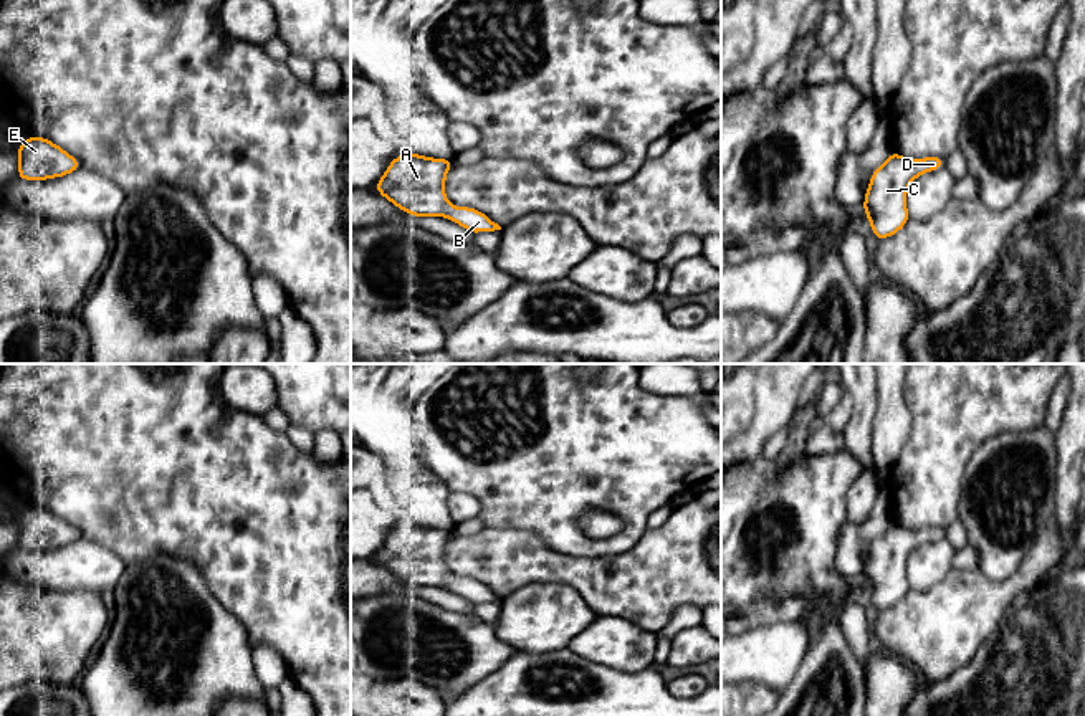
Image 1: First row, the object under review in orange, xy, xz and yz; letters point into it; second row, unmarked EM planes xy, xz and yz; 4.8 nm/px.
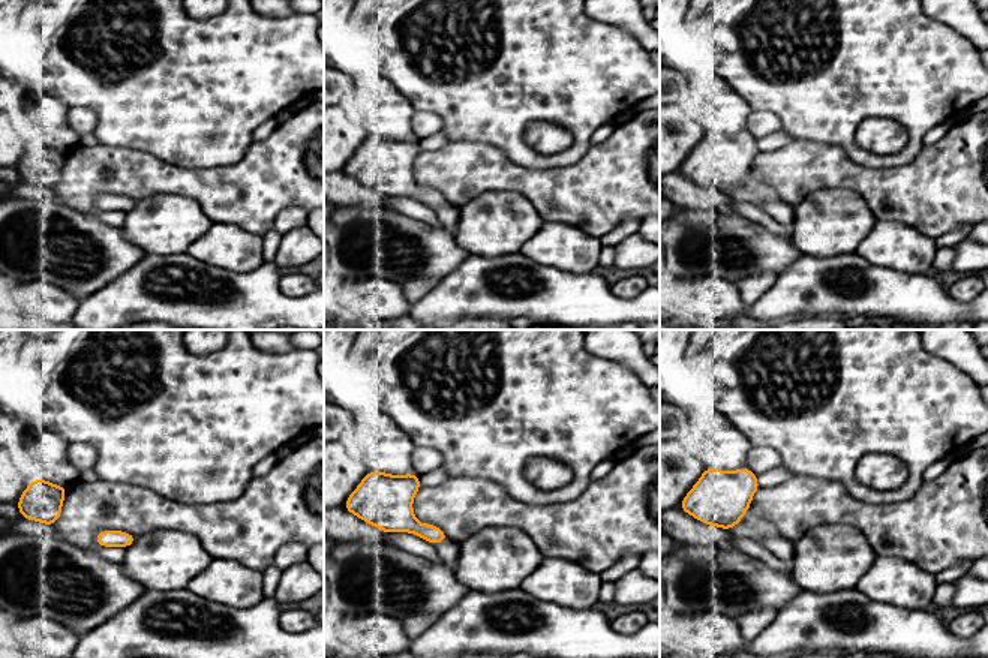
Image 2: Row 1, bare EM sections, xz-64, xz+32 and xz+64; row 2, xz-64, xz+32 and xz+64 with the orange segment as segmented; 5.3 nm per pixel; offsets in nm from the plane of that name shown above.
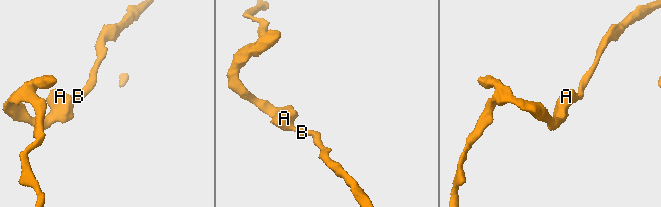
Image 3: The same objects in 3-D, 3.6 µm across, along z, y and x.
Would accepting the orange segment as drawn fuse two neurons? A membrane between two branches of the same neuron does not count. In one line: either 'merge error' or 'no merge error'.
no merge error

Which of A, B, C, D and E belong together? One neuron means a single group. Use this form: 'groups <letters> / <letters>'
groups A B C D E

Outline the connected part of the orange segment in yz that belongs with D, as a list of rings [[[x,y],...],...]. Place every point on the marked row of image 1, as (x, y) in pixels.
[[[891,150],[888,159],[873,170],[862,208],[878,241],[898,233],[910,220],[906,208],[910,184],[921,174],[943,169],[944,164],[939,155],[905,159]]]

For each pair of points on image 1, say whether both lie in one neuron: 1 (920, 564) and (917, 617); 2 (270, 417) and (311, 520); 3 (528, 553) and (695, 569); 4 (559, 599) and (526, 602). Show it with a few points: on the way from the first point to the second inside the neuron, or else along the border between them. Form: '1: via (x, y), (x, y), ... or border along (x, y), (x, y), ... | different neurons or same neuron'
1: border along (951, 569), (923, 591), (910, 589) | different neurons
2: border along (262, 417), (273, 429), (285, 434) | different neurons
3: via (569, 569), (587, 576), (654, 576) | same neuron
4: via (551, 602), (535, 602) | same neuron

